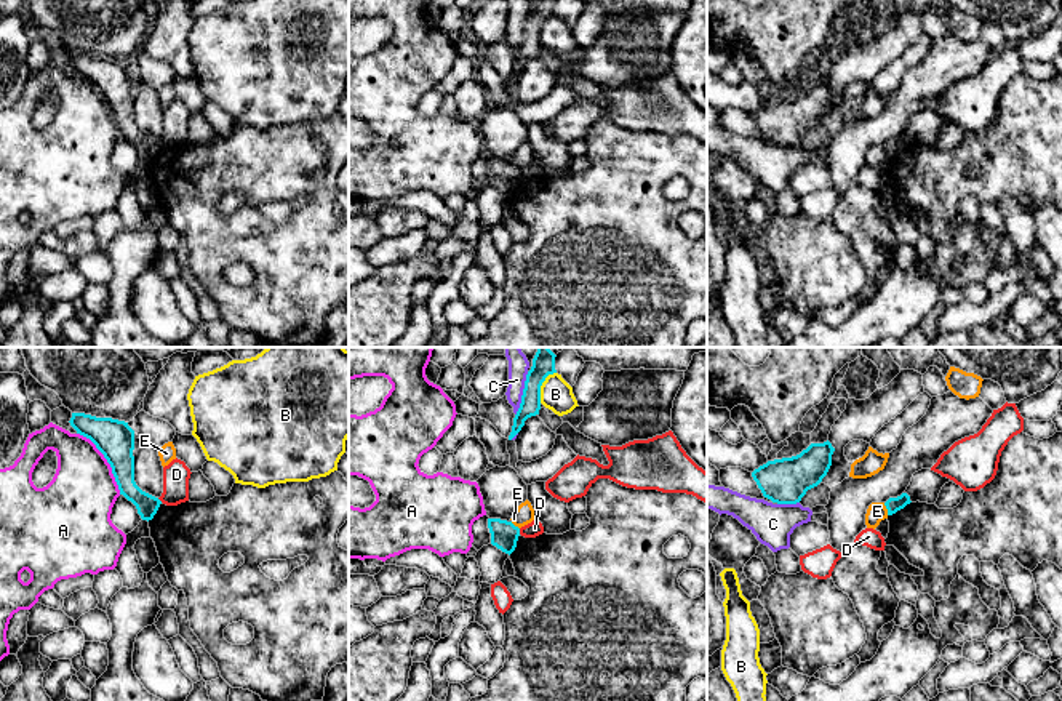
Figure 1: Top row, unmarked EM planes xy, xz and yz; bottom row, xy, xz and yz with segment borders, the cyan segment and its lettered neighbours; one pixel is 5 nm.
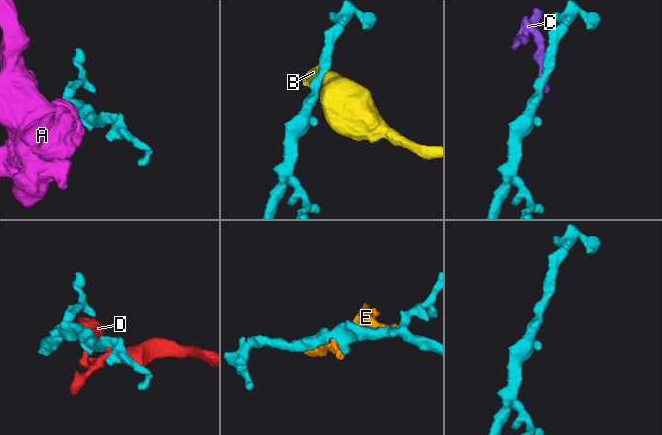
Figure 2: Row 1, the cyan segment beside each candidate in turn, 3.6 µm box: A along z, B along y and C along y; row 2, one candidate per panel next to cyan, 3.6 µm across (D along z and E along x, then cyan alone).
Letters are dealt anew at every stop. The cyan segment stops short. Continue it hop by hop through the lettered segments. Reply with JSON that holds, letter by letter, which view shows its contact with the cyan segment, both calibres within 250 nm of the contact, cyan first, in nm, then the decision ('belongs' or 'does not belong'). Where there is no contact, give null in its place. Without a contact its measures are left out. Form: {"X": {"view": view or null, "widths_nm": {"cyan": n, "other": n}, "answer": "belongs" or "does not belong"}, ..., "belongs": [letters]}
{"A": {"view": "xy", "widths_nm": {"cyan": 190, "other": 340}, "answer": "does not belong"}, "B": {"view": "xz", "widths_nm": {"cyan": 100, "other": 160}, "answer": "does not belong"}, "C": {"view": "xz", "widths_nm": {"cyan": 100, "other": 100}, "answer": "does not belong"}, "D": {"view": "xz", "widths_nm": {"cyan": 140, "other": 80}, "answer": "does not belong"}, "E": {"view": "yz", "widths_nm": {"cyan": 80, "other": 100}, "answer": "does not belong"}, "belongs": []}

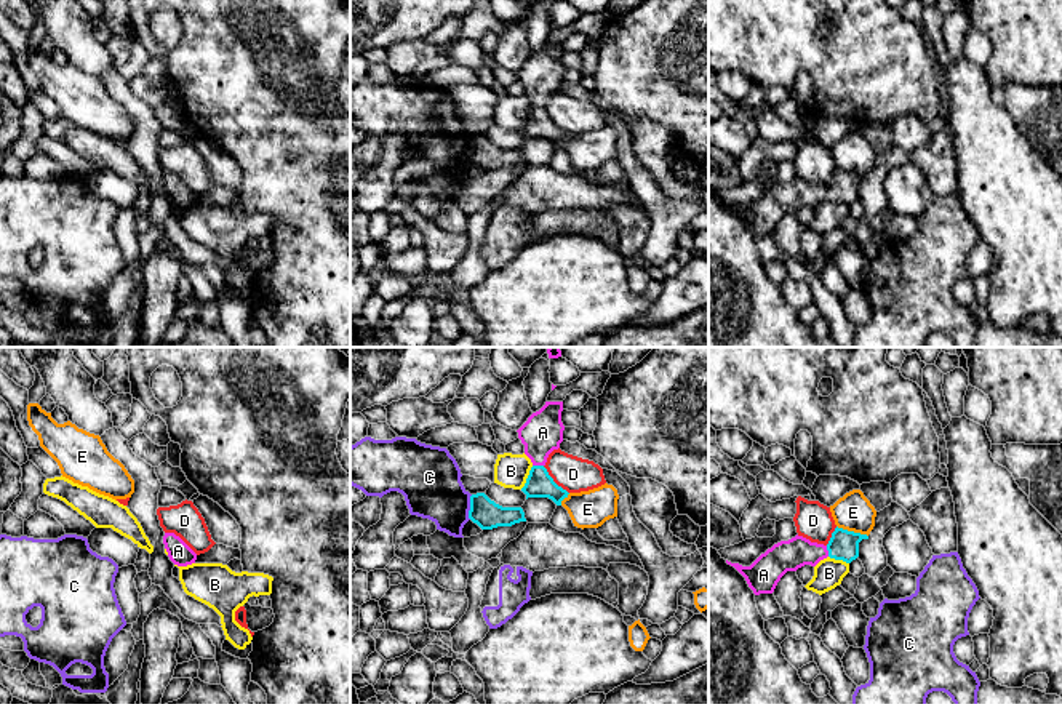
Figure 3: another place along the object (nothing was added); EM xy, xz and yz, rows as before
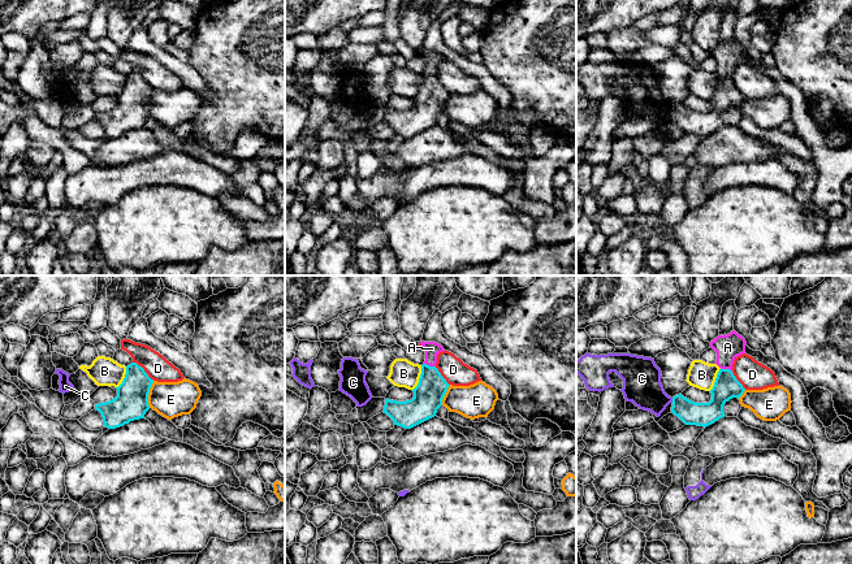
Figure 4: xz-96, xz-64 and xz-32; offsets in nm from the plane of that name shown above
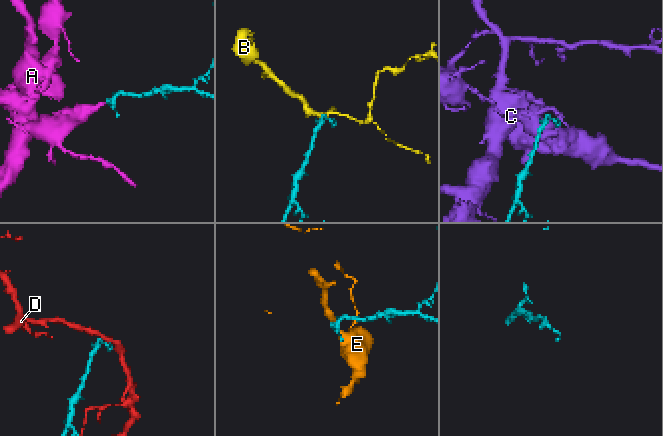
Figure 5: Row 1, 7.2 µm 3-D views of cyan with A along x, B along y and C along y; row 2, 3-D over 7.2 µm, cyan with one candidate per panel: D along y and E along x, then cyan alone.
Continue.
{"A": {"view": "xz", "widths_nm": {"cyan": 140, "other": 200}, "answer": "belongs"}, "B": {"view": "xz", "widths_nm": {"cyan": 140, "other": 180}, "answer": "does not belong"}, "C": {"view": "xz", "widths_nm": {"cyan": 150, "other": 300}, "answer": "does not belong"}, "D": {"view": "xz", "widths_nm": {"cyan": 140, "other": 180}, "answer": "does not belong"}, "E": {"view": "yz", "widths_nm": {"cyan": 150, "other": 190}, "answer": "does not belong"}, "belongs": ["A"]}

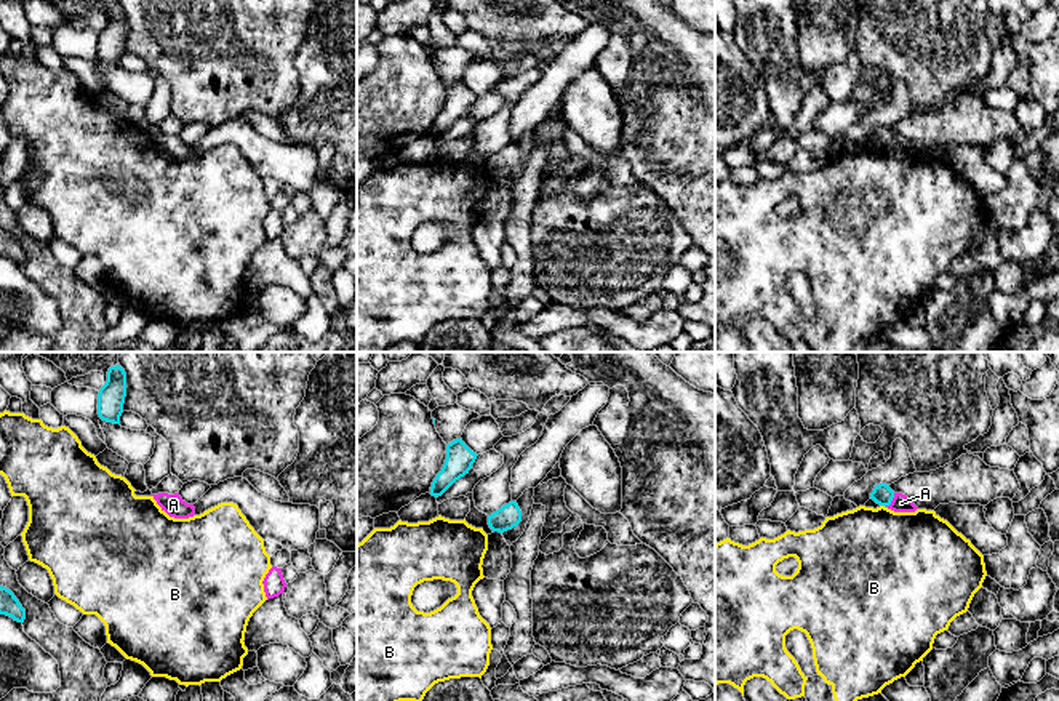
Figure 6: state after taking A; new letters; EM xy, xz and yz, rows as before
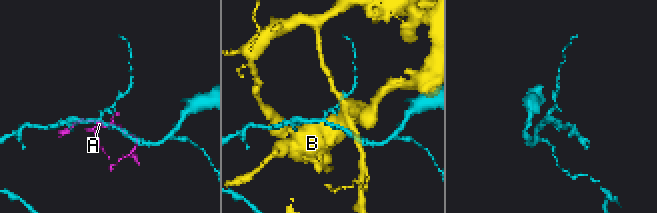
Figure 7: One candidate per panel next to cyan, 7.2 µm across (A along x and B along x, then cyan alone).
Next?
{"A": {"view": "yz", "widths_nm": {"cyan": 100, "other": 90}, "answer": "does not belong"}, "B": {"view": "yz", "widths_nm": {"cyan": 100, "other": 460}, "answer": "does not belong"}, "belongs": []}

